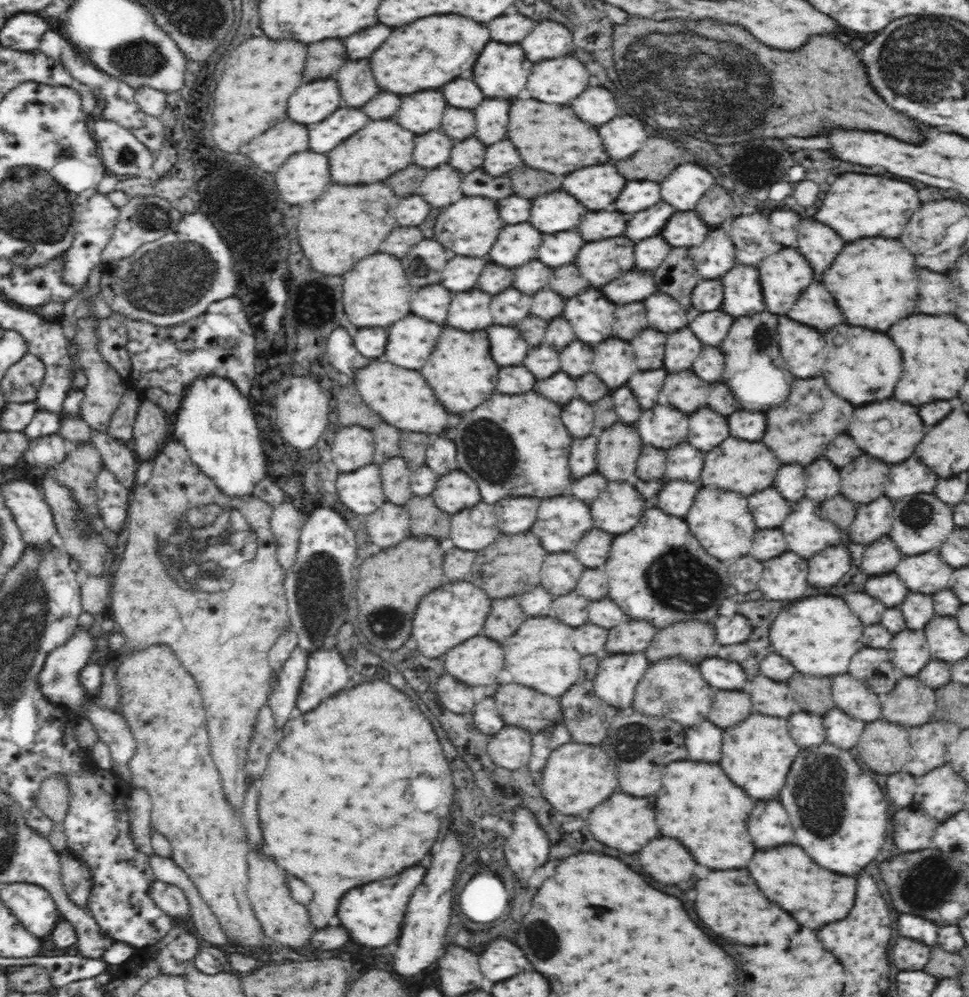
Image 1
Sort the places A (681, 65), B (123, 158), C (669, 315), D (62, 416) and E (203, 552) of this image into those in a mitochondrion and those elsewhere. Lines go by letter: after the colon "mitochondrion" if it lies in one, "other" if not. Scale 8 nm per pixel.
A: mitochondrion
B: mitochondrion
C: other
D: other
E: mitochondrion

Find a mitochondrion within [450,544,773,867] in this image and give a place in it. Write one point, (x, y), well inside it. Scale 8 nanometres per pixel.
(687, 582)

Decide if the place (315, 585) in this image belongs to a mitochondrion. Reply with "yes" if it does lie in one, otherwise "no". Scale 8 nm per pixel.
yes

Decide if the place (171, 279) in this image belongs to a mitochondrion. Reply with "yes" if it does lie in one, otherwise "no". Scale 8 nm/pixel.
yes

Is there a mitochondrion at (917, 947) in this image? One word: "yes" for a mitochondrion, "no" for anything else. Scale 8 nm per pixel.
no

